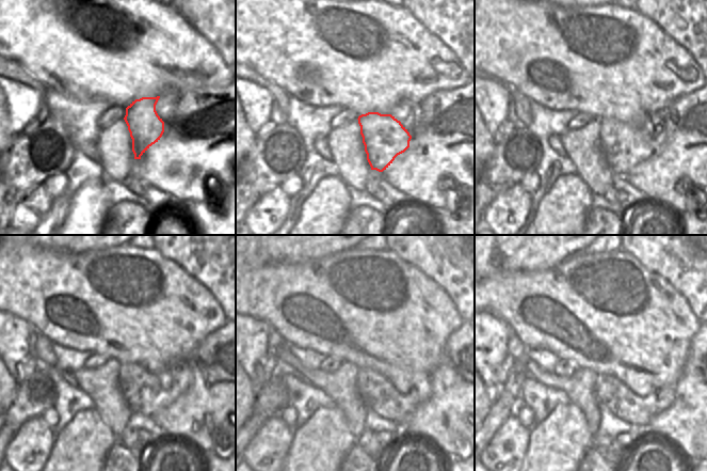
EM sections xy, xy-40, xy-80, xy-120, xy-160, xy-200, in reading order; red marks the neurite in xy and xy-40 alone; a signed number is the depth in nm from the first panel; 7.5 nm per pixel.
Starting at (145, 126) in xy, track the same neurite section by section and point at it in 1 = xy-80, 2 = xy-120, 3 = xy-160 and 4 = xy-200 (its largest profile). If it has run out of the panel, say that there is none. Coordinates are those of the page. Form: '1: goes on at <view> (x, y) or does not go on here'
1: goes on at xy-80 (624, 145)
2: goes on at xy-120 (146, 393)
3: goes on at xy-160 (378, 393)
4: goes on at xy-200 (638, 410)

